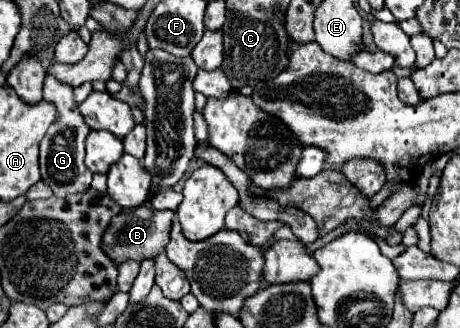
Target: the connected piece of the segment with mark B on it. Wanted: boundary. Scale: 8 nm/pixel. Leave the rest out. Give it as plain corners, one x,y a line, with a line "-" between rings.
147,205
133,207
133,209
123,209
117,217
111,219
109,227
105,229
101,249
109,255
109,259
115,265
125,263
125,259
143,261
143,259
157,257
159,253
165,251
165,245
169,243
171,219
173,219
173,211
153,211

